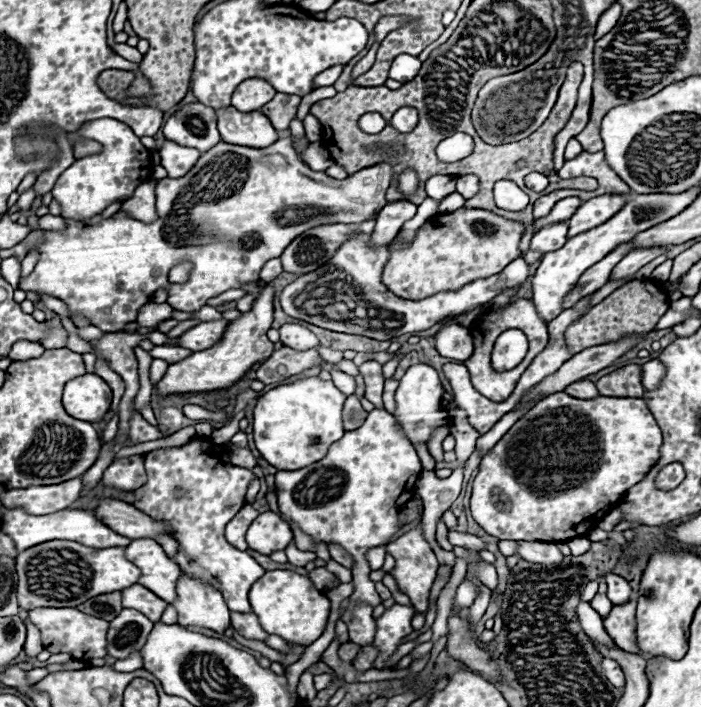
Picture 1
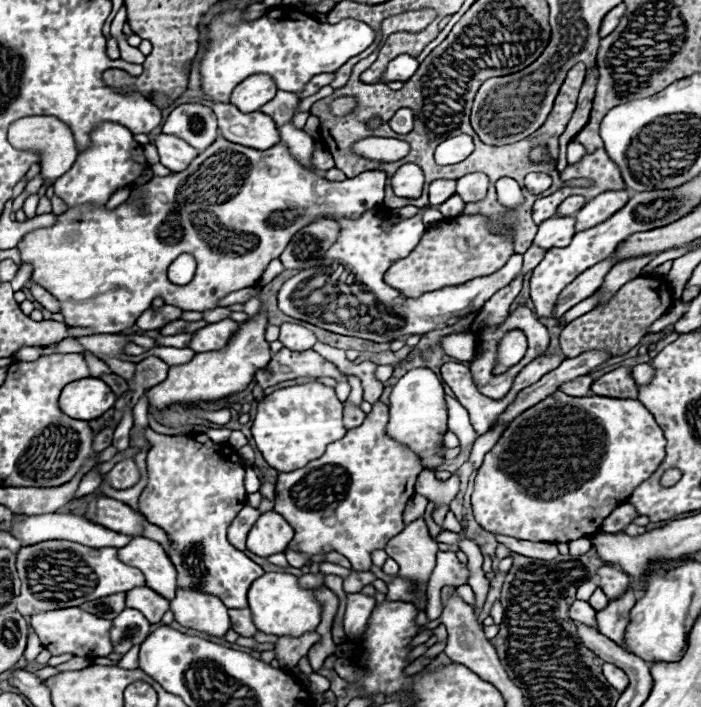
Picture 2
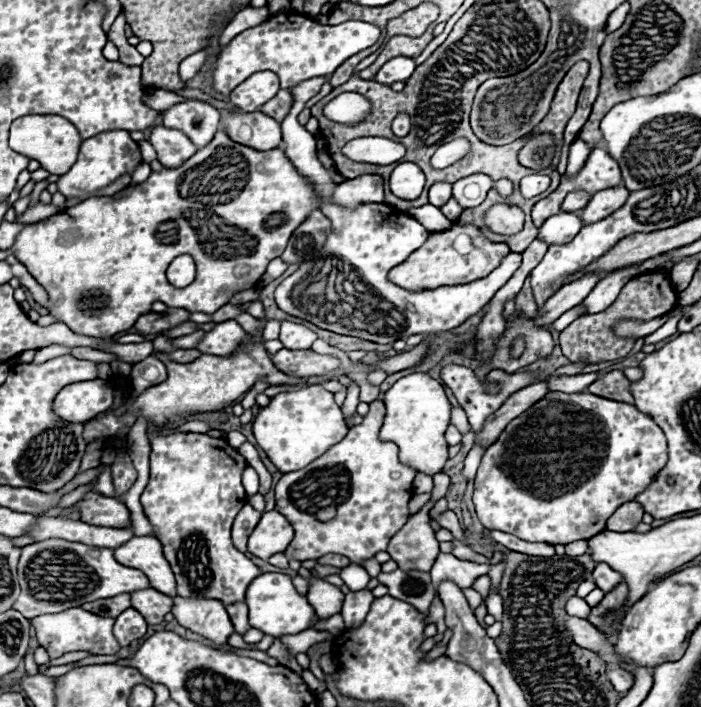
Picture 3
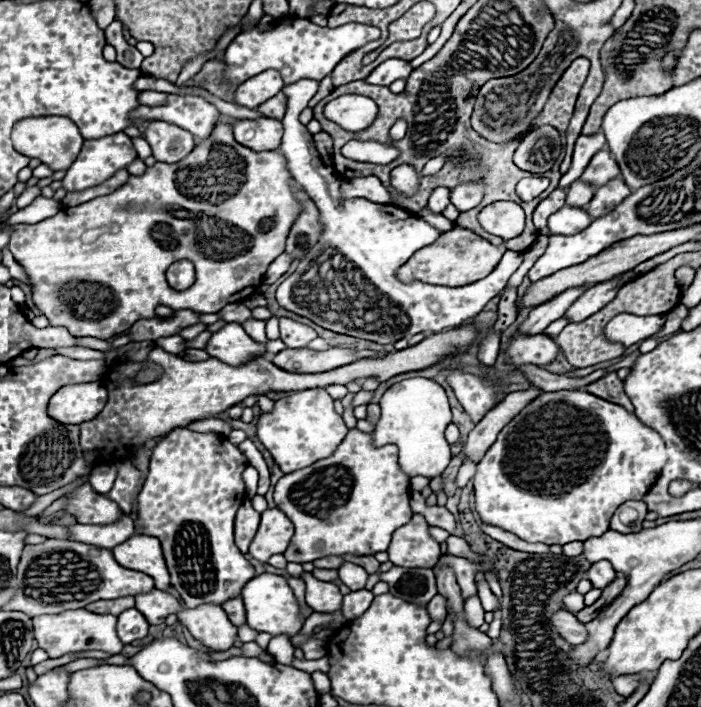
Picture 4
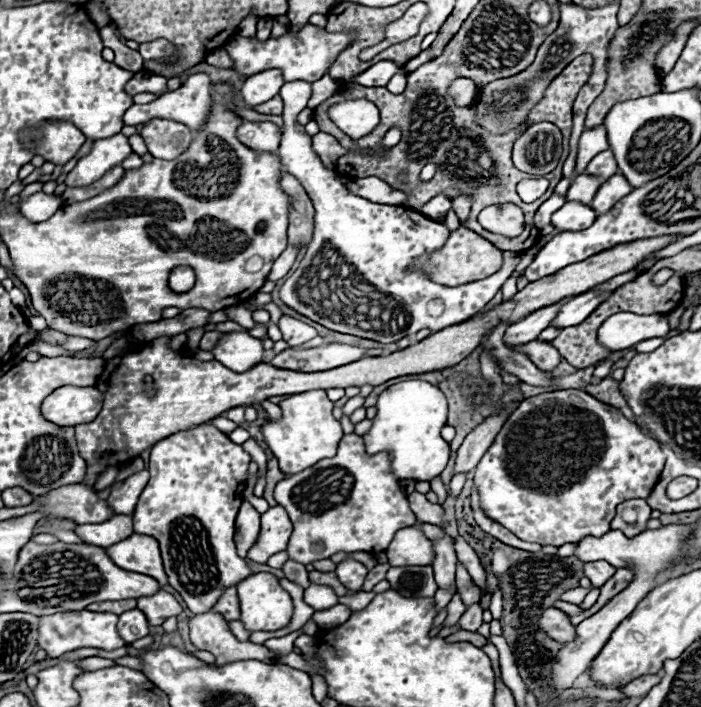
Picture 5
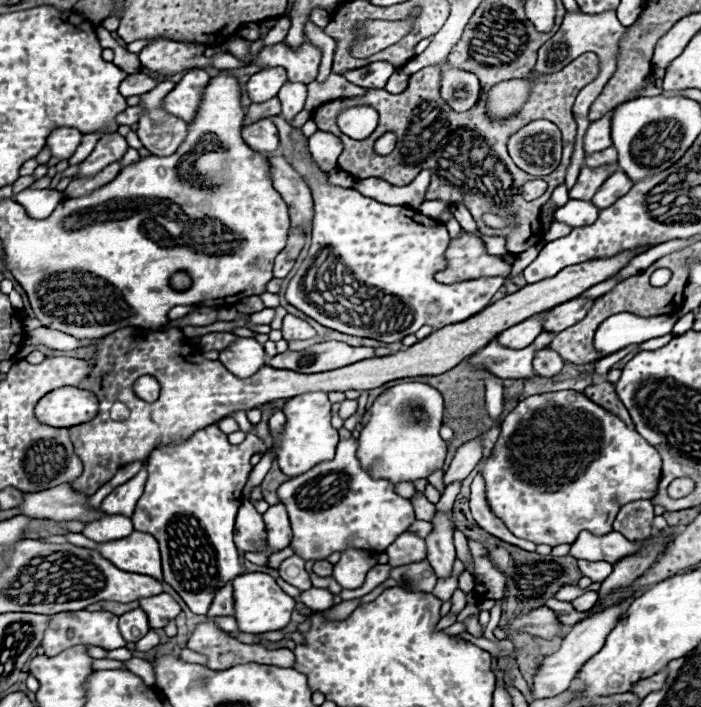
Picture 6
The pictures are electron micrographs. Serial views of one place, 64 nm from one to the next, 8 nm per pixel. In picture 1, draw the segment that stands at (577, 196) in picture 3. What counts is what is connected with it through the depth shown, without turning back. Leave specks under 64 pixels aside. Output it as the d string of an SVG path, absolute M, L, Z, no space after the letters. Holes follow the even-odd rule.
M576 196L560 200L546 218L540 218L540 220L534 222L534 230L542 228L542 226L546 226L546 224L554 224L554 222L564 222L564 220L568 220L570 214L574 214L574 210L576 210L578 206L582 206L582 200L576 198Z

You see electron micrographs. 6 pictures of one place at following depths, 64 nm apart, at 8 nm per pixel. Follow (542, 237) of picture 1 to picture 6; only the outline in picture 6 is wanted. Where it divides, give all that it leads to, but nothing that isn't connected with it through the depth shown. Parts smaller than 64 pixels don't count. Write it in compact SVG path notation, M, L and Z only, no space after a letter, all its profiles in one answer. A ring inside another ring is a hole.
M570 198L562 208L558 208L554 212L554 220L566 222L574 228L574 226L588 226L590 222L594 222L598 218L598 214L600 214L600 210L592 202Z

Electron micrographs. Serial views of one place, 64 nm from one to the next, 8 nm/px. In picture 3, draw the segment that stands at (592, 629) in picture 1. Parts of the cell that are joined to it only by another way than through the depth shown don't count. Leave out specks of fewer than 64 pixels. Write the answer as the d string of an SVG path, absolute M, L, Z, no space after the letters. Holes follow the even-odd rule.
M572 596L572 598L566 602L566 612L568 612L570 616L580 616L580 618L586 618L584 614L588 614L588 612L590 612L590 606L588 606L582 598Z

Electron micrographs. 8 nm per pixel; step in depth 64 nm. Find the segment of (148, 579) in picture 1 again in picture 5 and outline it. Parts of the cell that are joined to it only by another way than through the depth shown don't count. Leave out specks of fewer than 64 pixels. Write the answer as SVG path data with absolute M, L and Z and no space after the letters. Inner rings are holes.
M132 534L130 538L114 546L108 546L106 554L112 558L116 566L130 572L152 576L158 580L160 586L166 584L166 574L162 568L162 558L156 538L144 534Z

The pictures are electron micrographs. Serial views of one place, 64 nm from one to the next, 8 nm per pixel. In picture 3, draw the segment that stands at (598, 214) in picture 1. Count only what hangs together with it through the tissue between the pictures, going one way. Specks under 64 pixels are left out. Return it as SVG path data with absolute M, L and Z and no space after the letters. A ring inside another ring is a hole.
M622 184L596 192L592 200L586 204L586 208L580 210L584 224L592 224L610 216L614 210L618 210L626 202L628 196L630 196L630 190L626 190Z

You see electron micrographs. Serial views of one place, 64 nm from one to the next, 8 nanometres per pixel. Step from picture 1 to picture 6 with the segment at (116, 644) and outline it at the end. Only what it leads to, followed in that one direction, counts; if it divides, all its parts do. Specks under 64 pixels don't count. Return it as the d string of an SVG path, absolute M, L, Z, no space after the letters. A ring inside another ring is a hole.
M136 608L120 616L120 632L126 642L138 642L142 636L146 636L148 630L150 626L148 626L148 618L144 610Z

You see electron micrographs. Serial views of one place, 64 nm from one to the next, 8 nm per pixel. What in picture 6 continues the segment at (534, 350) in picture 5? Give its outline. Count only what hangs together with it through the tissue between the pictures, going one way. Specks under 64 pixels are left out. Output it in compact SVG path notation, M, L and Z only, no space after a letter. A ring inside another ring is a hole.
M542 348L534 356L534 372L544 378L554 378L564 368L564 360L550 348Z

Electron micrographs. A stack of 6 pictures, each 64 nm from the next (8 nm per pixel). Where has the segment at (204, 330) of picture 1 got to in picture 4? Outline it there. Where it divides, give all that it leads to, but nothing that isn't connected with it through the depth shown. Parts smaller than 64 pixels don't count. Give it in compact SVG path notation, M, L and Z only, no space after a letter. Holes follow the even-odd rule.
M230 322L222 330L214 332L212 340L204 348L210 356L226 362L230 366L242 366L242 362L250 362L250 358L258 358L266 352L264 344L254 342L240 324Z

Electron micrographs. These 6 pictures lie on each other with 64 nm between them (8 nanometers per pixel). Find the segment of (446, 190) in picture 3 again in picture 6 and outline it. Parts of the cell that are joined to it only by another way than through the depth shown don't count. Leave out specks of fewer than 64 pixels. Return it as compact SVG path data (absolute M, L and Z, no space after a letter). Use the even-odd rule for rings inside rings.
M424 202L424 204L418 208L418 212L424 214L424 216L428 216L428 218L438 218L438 214L446 212L448 208L450 208L450 206L444 204L444 202Z

